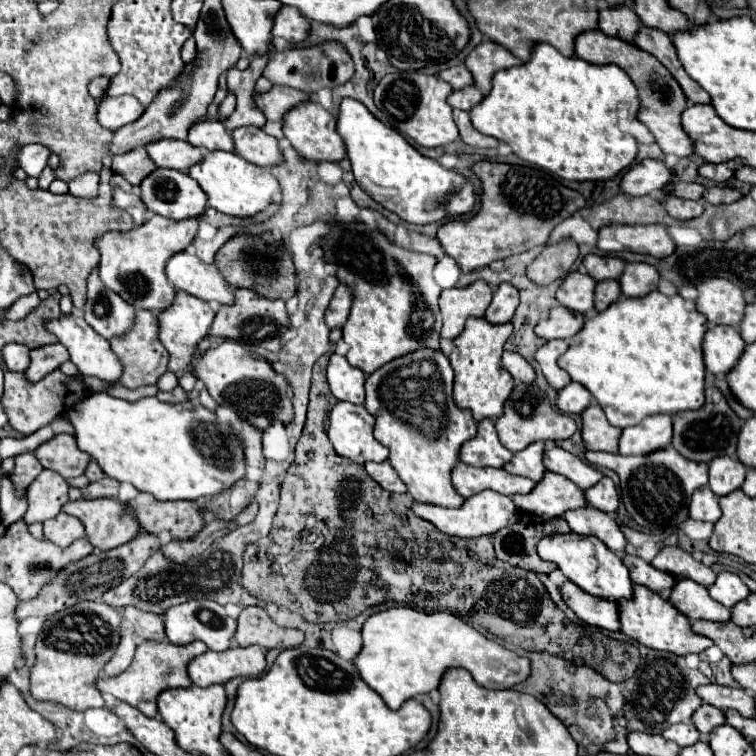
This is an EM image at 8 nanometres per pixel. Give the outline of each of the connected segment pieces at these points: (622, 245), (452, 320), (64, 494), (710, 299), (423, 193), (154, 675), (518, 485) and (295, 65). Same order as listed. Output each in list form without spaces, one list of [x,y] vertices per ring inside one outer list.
[[[604,226],[598,232],[598,248],[602,252],[632,250],[640,254],[652,254],[656,258],[670,256],[676,244],[666,234],[664,226]]]
[[[476,280],[464,288],[448,288],[440,294],[442,338],[454,340],[470,316],[484,316],[492,298],[492,288],[484,280]]]
[[[42,470],[28,486],[28,512],[24,514],[24,522],[44,522],[56,516],[68,500],[68,482],[52,470]]]
[[[708,278],[696,288],[696,308],[708,318],[710,324],[724,324],[734,328],[740,326],[748,304],[744,300],[744,292],[738,290],[738,286],[722,278]]]
[[[352,98],[340,102],[336,130],[346,144],[352,172],[362,190],[390,212],[412,224],[440,222],[446,216],[462,216],[472,212],[476,194],[472,184],[454,170],[442,168],[436,160],[422,156],[396,130],[374,118],[368,108]]]
[[[144,640],[138,648],[136,648],[136,654],[134,654],[134,660],[130,664],[130,668],[118,676],[110,676],[110,678],[98,678],[98,690],[102,694],[112,694],[114,698],[122,700],[122,702],[128,702],[130,706],[138,708],[142,714],[146,716],[156,716],[158,710],[156,710],[156,696],[162,692],[162,690],[168,690],[168,688],[188,688],[192,684],[188,672],[186,672],[186,664],[202,654],[206,650],[206,644],[204,642],[198,642],[194,640],[192,644],[186,644],[186,646],[174,646],[170,644],[168,640],[164,642],[154,642],[154,640]]]
[[[458,462],[452,470],[452,486],[464,498],[482,490],[496,490],[506,496],[528,494],[534,488],[534,484],[534,480],[508,474],[504,468],[476,468]]]
[[[336,40],[322,42],[310,48],[292,46],[288,50],[274,52],[274,56],[270,56],[264,76],[270,78],[272,84],[296,88],[314,98],[320,88],[336,88],[340,84],[346,84],[354,76],[354,60],[348,54],[346,46],[342,46],[342,42],[336,42]]]

